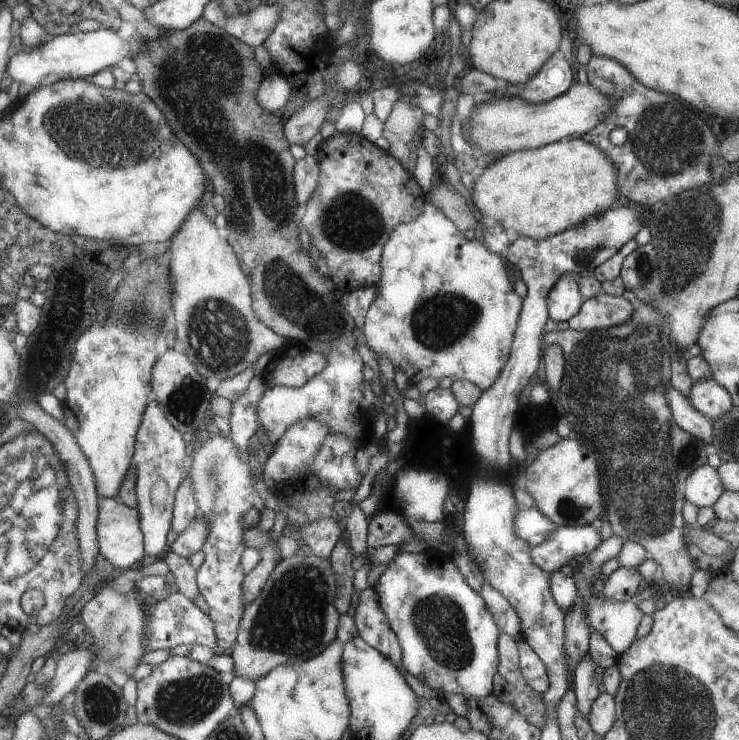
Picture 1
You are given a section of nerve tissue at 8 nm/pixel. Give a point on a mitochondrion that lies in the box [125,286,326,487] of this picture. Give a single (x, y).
(218, 336)

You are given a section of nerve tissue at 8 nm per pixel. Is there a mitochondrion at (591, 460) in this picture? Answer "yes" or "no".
yes

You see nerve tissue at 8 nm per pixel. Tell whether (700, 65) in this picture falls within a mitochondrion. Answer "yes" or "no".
no

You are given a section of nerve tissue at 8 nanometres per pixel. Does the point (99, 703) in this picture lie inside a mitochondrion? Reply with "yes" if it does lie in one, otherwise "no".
yes

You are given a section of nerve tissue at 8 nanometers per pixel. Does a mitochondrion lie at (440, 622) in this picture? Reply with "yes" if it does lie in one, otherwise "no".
yes

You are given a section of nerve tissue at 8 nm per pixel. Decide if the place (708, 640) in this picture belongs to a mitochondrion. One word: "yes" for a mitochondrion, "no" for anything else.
no

